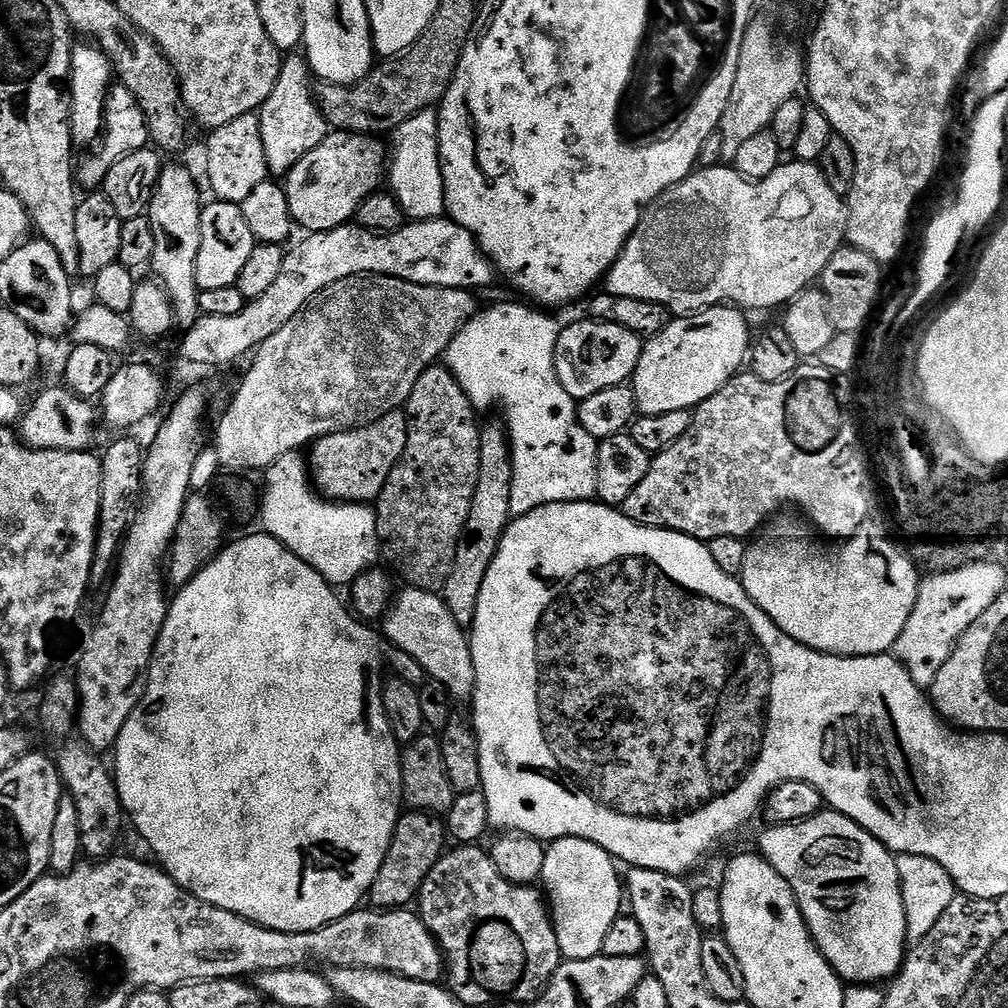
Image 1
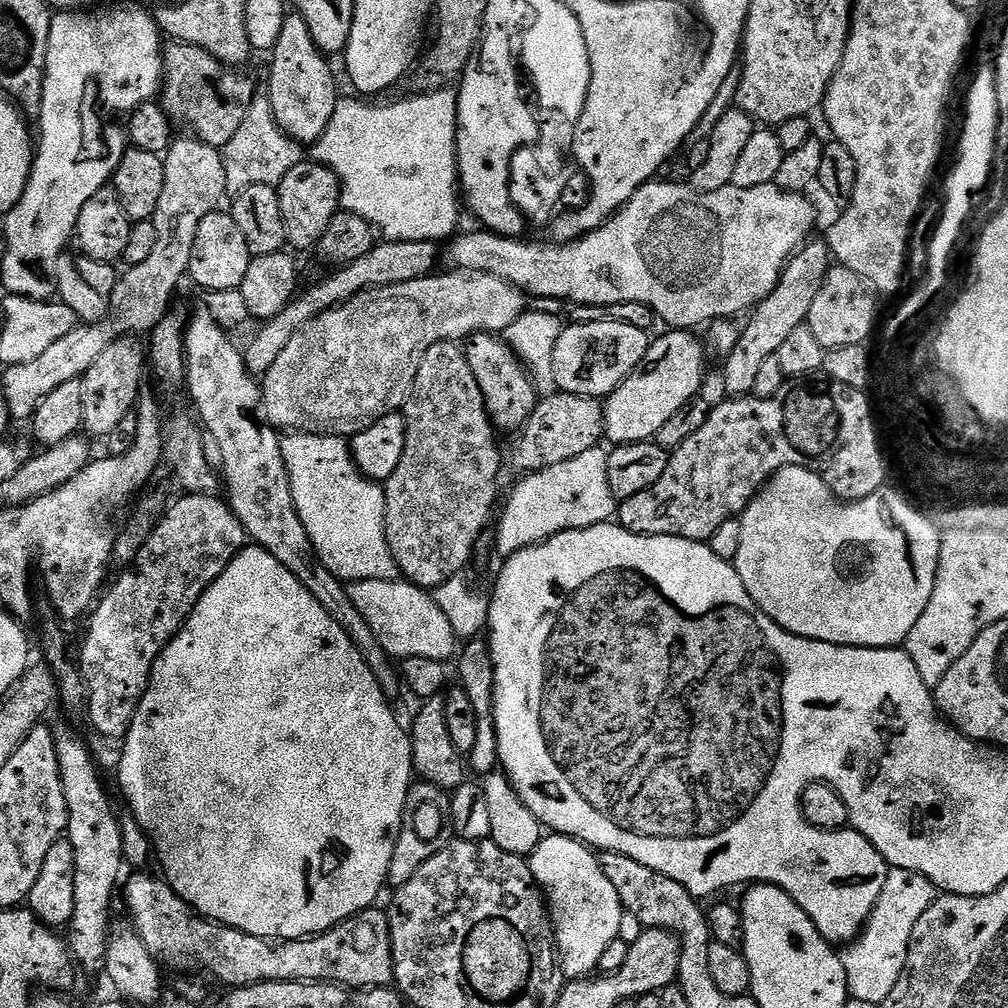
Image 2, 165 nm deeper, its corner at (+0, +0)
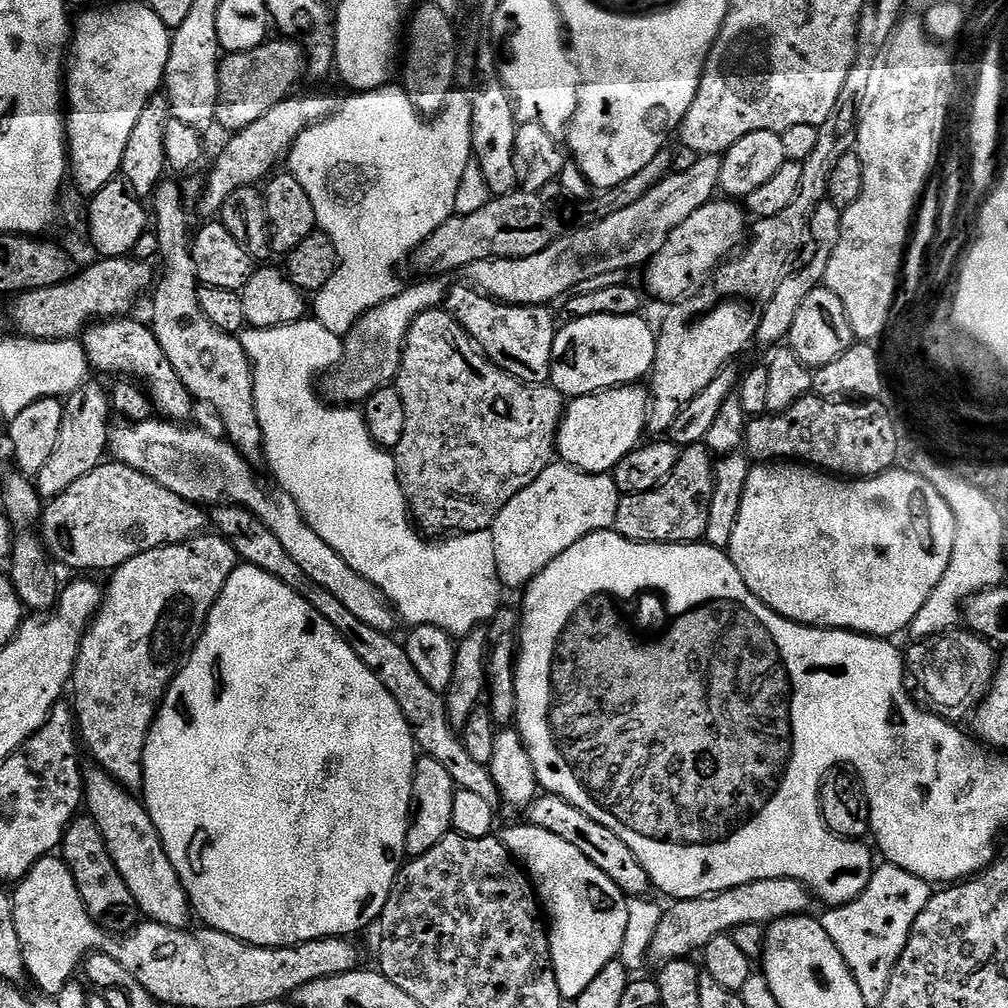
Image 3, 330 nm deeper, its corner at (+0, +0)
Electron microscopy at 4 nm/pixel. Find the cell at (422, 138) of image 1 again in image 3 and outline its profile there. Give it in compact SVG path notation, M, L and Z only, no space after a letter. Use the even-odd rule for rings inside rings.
M385 86L383 88L375 88L369 92L352 94L352 97L345 104L343 101L331 116L327 116L318 124L311 124L305 132L298 134L298 138L294 142L294 146L289 150L286 159L287 171L298 182L298 186L302 186L302 190L306 190L306 194L310 198L310 206L314 206L314 218L316 219L317 229L327 234L332 240L332 245L336 247L336 269L330 274L326 286L322 286L320 291L315 293L314 296L314 300L316 300L314 319L322 326L326 326L326 330L330 330L330 334L341 338L347 336L349 330L371 308L386 302L390 298L394 298L402 291L402 283L400 284L400 276L396 273L396 267L403 260L405 263L419 244L426 242L430 238L430 234L434 234L434 230L438 230L438 226L445 224L454 215L455 198L457 197L458 186L461 185L462 174L465 173L467 164L474 158L472 151L472 105L474 100L471 95L467 96L466 93L460 92L461 90L454 90L450 94L446 106L440 111L440 115L429 122L412 105L403 87L392 87Z

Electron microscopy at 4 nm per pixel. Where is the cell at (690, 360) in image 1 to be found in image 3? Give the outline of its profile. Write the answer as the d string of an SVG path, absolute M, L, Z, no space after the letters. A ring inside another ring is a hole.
M644 386L604 388L601 392L591 392L569 399L560 420L560 429L556 431L556 451L559 459L579 472L611 473L612 469L618 466L618 462L622 462L622 458L626 458L626 454L634 451L645 439L650 392L647 387L640 387Z

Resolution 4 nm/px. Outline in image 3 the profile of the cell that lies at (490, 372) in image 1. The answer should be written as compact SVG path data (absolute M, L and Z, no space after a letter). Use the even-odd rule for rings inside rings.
M563 462L542 470L526 490L514 494L492 523L496 574L505 589L523 589L558 554L595 532L607 532L616 523L621 494L611 475L579 472ZM508 587L508 588L507 588Z

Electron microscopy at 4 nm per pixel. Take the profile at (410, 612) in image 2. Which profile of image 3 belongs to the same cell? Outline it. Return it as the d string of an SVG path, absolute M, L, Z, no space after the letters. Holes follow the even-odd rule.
M163 418L143 420L137 424L125 423L120 427L124 428L113 427L110 432L110 452L116 455L113 457L119 463L146 473L154 478L154 482L166 486L166 490L178 494L178 498L186 498L192 504L248 509L268 527L278 542L282 542L286 554L290 554L290 558L302 566L302 571L318 582L322 590L330 590L330 594L334 594L334 598L342 602L358 621L380 632L393 631L393 609L374 585L354 571L337 552L330 550L330 546L326 546L326 542L322 542L314 530L310 530L290 494L275 487L259 488L256 485L256 472L248 465L251 464L249 457L242 456L227 439L199 426L185 426Z

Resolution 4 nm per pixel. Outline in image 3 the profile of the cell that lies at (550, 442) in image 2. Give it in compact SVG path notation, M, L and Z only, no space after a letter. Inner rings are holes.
M443 307L431 308L428 312L416 316L408 331L408 341L404 344L404 353L400 359L400 374L394 381L394 387L400 391L402 406L406 410L406 430L402 430L402 442L394 450L396 473L402 486L402 494L408 503L408 511L419 531L424 534L459 534L461 532L482 532L491 529L496 515L542 470L546 470L557 459L556 431L560 429L560 420L564 416L566 397L557 388L548 384L524 384L510 374L506 374L486 353L470 338L470 334Z

